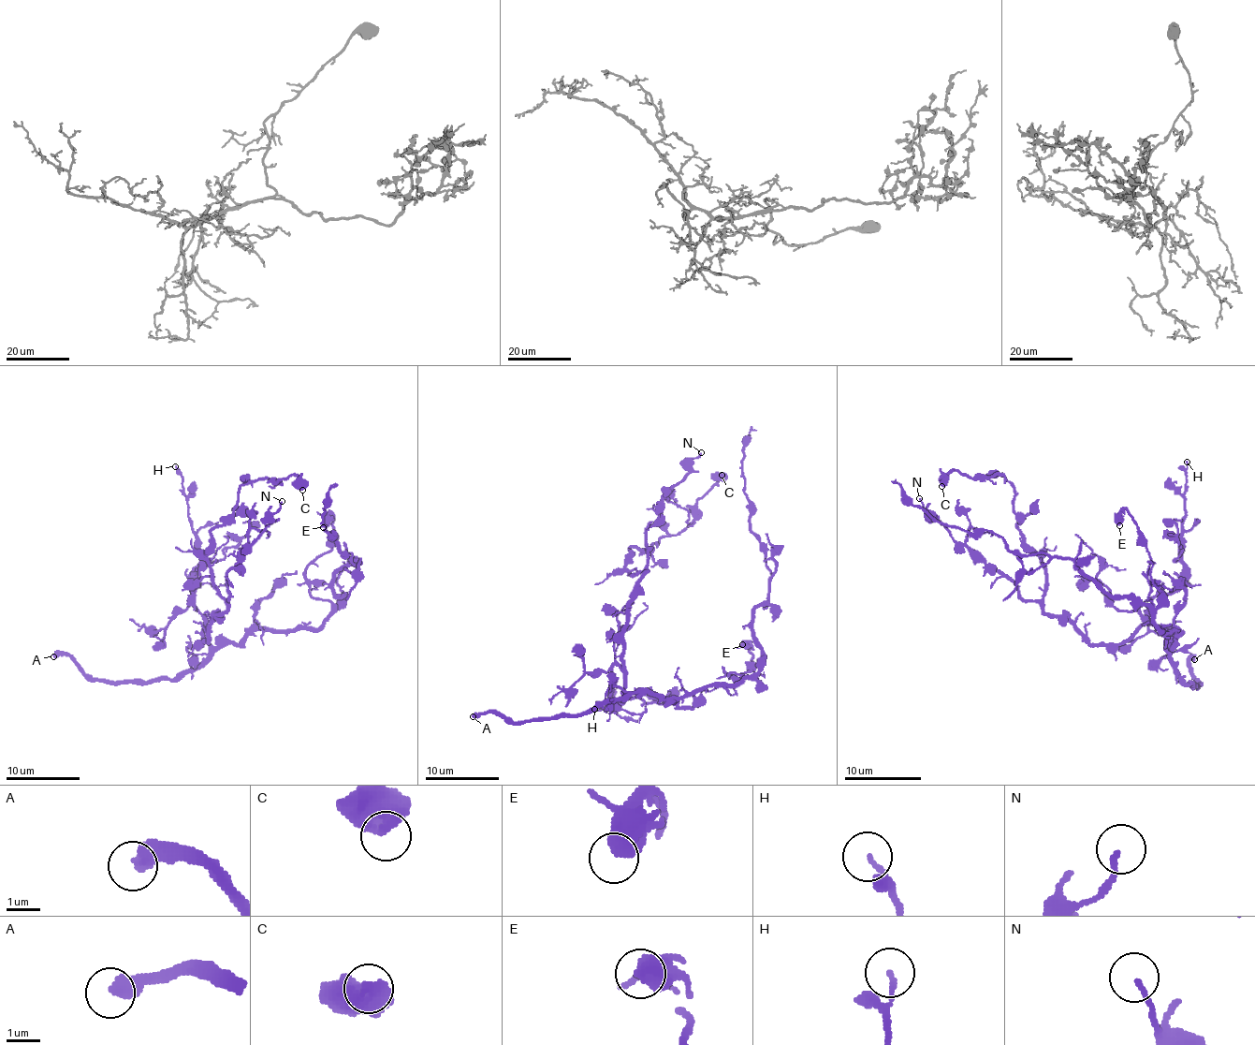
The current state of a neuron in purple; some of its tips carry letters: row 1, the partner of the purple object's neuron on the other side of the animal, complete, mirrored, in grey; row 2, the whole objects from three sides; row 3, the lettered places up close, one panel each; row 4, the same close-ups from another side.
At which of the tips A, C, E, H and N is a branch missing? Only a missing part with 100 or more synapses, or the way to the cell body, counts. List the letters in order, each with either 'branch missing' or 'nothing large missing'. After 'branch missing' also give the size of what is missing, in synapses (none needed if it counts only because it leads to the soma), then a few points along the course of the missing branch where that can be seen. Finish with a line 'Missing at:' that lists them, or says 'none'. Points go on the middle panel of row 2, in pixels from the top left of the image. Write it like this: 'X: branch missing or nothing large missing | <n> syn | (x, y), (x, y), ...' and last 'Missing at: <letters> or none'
A: branch missing | 800 syn
C: nothing large missing
E: nothing large missing
H: nothing large missing
N: nothing large missing
Missing at: A

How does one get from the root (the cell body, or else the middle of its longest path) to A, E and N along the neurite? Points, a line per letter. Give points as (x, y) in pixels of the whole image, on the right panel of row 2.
A: (1169, 646), (1171, 664), (1192, 686), (1200, 683), (1192, 675), (1190, 659), (1194, 659)
E: (1169, 646), (1174, 633), (1163, 633), (1156, 625), (1147, 598), (1145, 538), (1127, 511), (1119, 525)
N: (1169, 646), (1149, 623), (1117, 644), (1092, 644), (1027, 602), (919, 498)

